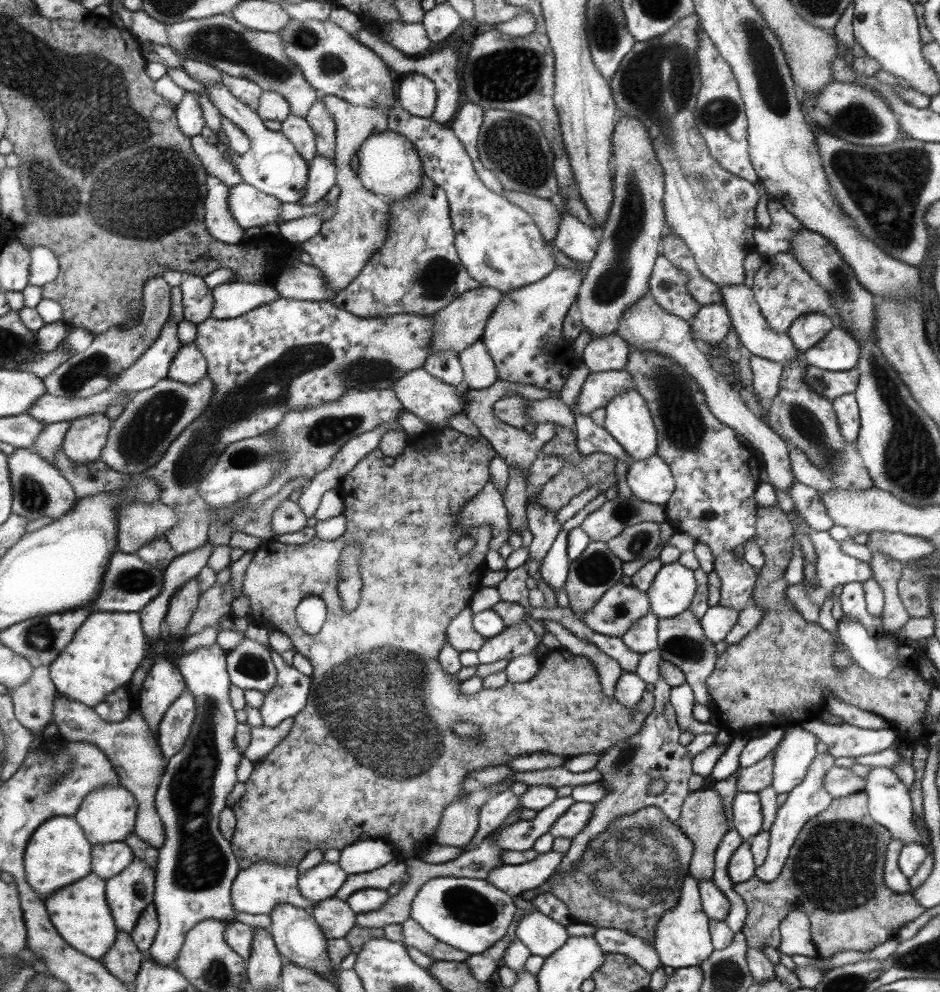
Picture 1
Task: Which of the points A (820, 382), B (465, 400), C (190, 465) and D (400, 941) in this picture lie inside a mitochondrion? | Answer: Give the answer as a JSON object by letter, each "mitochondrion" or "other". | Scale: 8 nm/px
{"A":"mitochondrion","B":"other","C":"mitochondrion","D":"other"}

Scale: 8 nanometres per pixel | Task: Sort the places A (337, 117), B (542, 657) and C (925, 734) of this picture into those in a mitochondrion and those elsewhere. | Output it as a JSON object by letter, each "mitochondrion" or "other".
{"A":"other","B":"other","C":"other"}

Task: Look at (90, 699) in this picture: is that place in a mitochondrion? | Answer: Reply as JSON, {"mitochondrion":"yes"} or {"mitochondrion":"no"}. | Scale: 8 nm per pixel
{"mitochondrion":"no"}

